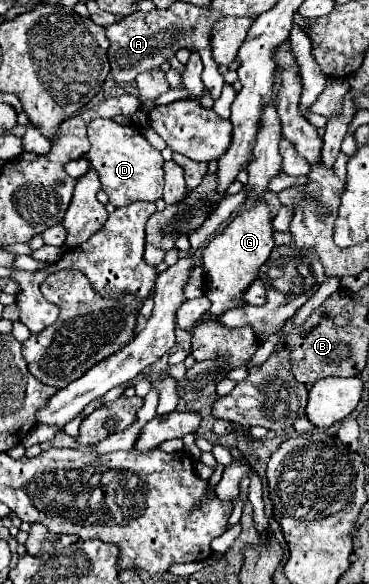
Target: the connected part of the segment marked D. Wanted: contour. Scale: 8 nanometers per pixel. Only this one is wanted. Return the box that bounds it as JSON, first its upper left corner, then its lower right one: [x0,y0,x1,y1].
[87,119,163,207]

